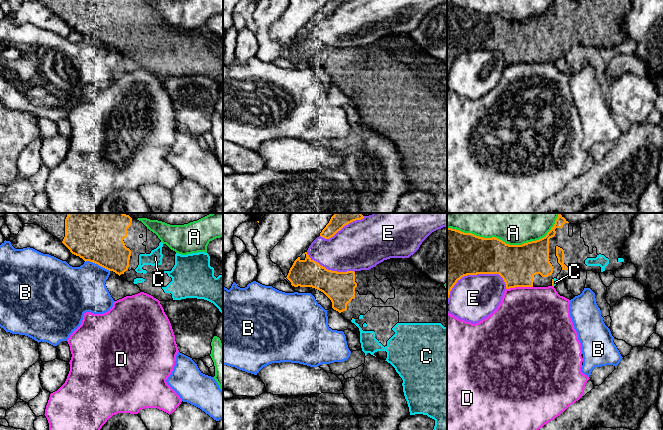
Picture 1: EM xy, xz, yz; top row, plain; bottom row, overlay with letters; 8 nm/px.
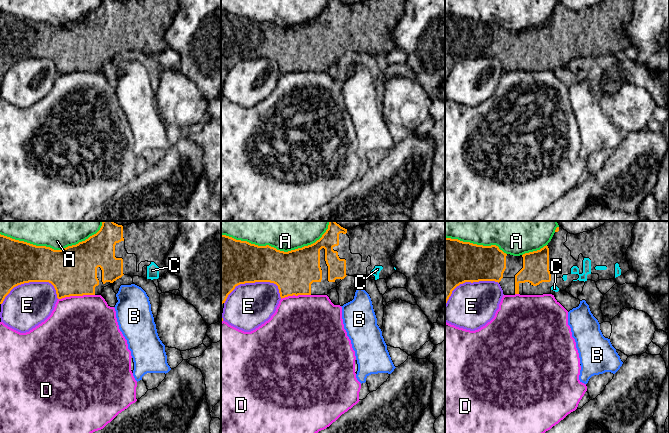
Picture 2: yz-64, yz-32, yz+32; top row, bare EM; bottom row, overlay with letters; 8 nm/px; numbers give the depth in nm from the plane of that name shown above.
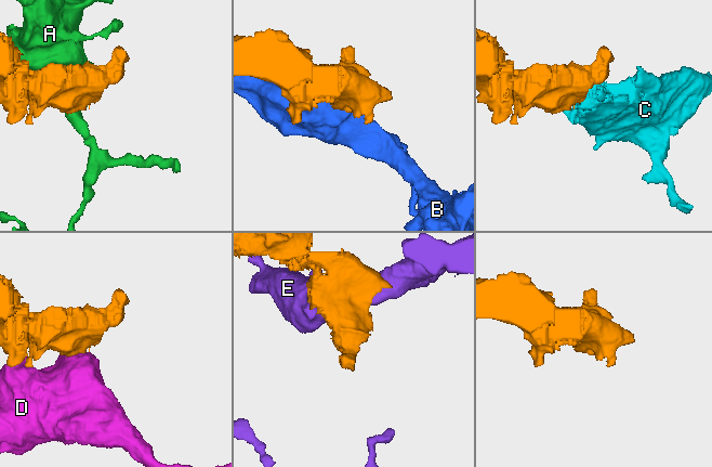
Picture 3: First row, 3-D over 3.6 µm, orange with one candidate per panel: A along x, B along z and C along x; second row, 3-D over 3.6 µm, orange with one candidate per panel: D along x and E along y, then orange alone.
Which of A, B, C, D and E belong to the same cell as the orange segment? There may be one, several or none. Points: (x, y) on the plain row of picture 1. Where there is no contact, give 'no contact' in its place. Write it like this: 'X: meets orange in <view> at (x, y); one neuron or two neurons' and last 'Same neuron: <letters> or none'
A: meets orange in yz at (501, 16); two neurons
B: meets orange in xy at (97, 39); two neurons
C: meets orange in yz at (552, 58); one neuron
D: meets orange in yz at (519, 62); two neurons
E: meets orange in yz at (472, 50); two neurons
Same neuron: C

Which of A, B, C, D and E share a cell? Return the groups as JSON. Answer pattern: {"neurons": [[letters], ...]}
{"neurons": [["A"], ["B"], ["C"], ["D"], ["E"]]}

